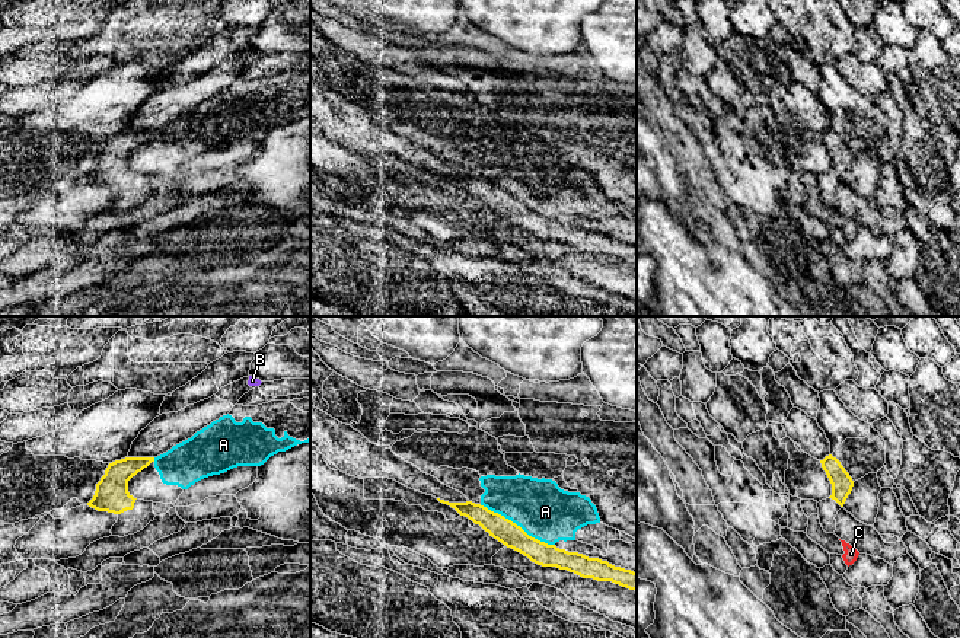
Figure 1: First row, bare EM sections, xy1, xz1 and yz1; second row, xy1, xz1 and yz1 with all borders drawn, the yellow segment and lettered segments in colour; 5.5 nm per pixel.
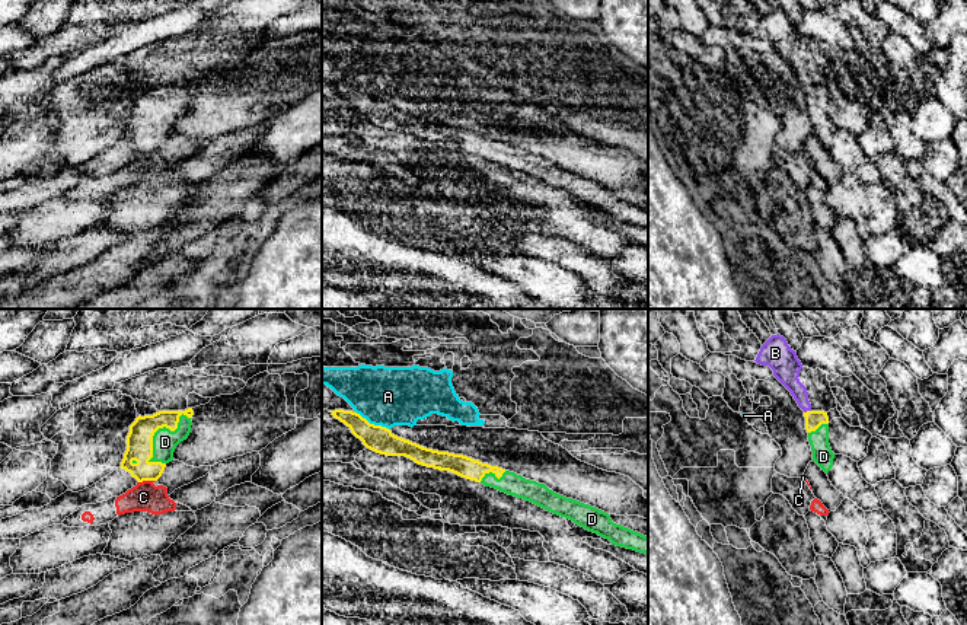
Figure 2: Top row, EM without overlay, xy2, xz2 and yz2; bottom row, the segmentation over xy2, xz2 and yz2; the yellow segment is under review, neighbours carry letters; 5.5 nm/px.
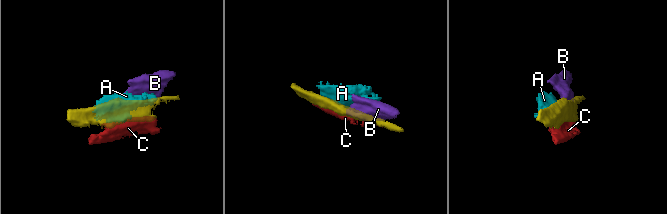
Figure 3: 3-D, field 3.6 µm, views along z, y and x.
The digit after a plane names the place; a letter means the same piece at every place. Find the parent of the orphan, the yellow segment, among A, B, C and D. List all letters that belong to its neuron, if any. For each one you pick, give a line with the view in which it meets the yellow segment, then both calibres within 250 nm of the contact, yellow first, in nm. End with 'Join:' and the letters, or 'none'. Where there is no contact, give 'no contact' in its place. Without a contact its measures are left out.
D: meets yellow in xy2; 140 nm thick on the yellow side, 140 nm on the other
Join: D

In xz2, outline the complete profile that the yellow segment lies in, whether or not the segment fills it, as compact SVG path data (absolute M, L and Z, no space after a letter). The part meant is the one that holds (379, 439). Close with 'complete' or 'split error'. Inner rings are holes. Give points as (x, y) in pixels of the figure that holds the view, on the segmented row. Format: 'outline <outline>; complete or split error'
outline M329 411L344 422L363 444L380 455L405 456L418 465L453 472L508 495L530 501L553 514L572 520L588 532L609 539L612 545L648 555L648 538L612 522L610 516L596 507L567 498L545 484L530 481L498 466L482 463L463 455L438 452L395 436L389 428L370 424L352 411Z; split error

